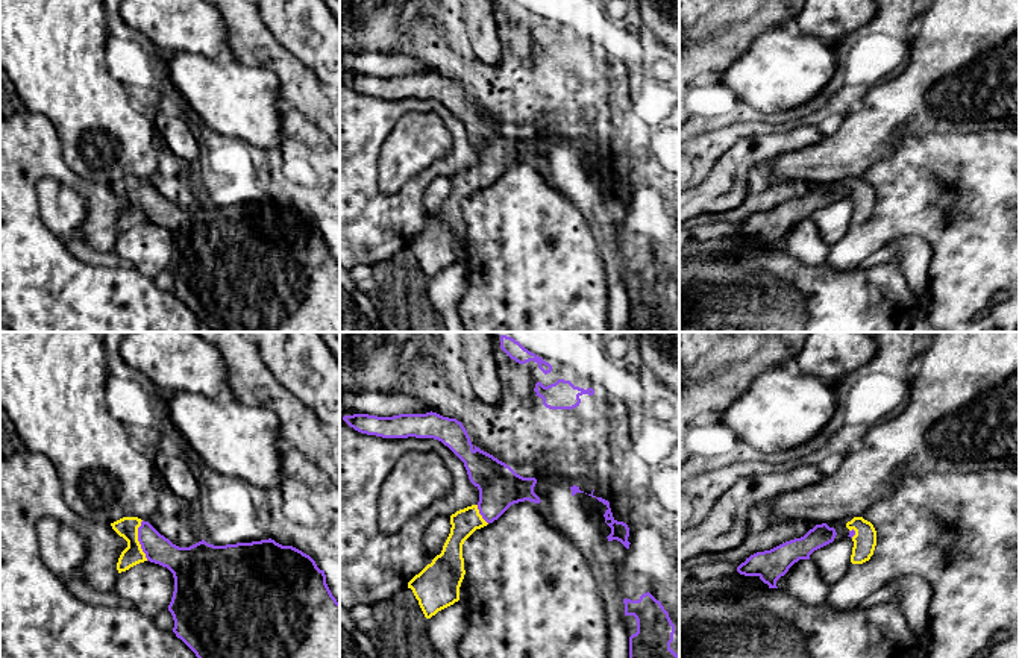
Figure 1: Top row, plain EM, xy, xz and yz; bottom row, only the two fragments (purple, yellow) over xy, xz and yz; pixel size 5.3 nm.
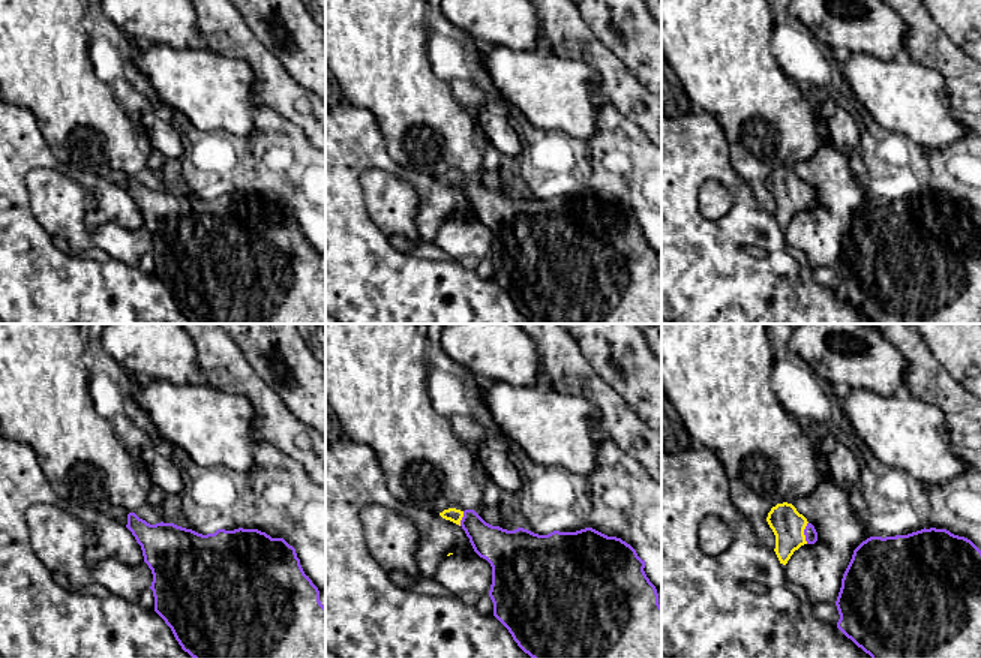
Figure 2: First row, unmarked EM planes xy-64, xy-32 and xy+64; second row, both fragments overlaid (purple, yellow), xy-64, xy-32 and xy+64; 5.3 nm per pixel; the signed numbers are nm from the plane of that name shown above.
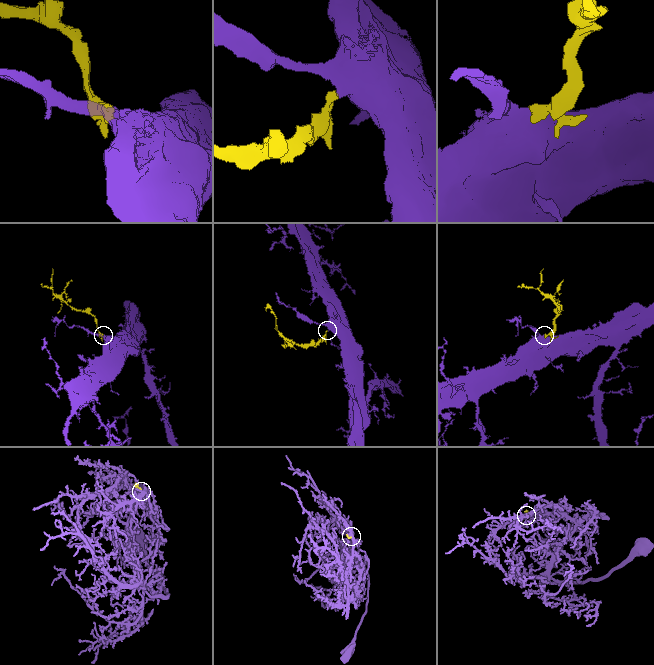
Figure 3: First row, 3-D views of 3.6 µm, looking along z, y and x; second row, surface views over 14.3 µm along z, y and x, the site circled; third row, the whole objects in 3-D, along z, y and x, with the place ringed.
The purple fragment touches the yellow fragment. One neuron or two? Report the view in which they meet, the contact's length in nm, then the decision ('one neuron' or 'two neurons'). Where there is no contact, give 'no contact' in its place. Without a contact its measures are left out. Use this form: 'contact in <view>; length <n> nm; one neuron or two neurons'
contact in xy; length 220 nm; one neuron

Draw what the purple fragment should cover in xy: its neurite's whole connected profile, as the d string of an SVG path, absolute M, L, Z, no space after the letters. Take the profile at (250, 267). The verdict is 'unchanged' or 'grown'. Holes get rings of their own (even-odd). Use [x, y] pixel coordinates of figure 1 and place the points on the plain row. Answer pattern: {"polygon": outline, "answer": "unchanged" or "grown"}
{"polygon": "M138 177L111 186L127 202L118 233L144 221L173 233L173 293L214 332L340 332L340 264L309 215L271 199L179 208Z", "answer": "grown"}

